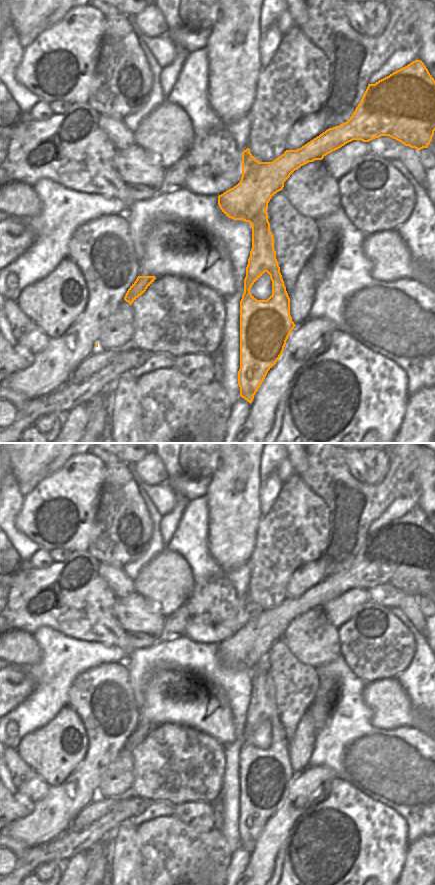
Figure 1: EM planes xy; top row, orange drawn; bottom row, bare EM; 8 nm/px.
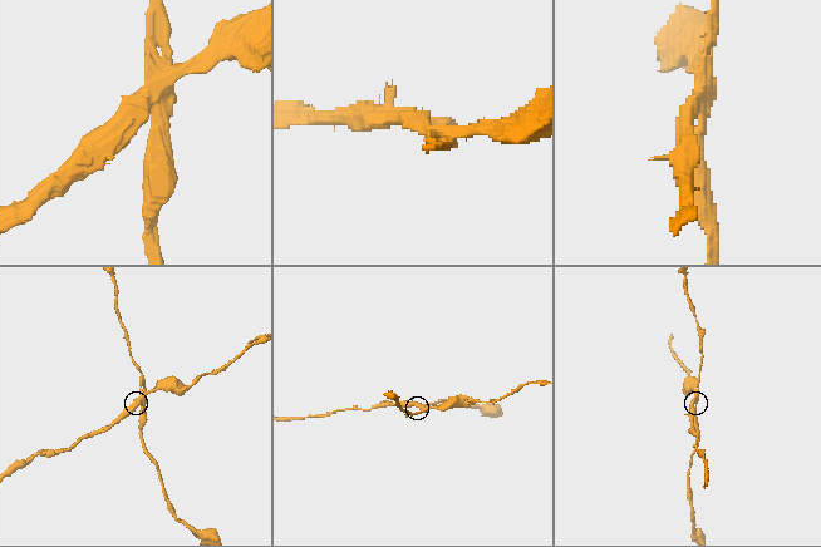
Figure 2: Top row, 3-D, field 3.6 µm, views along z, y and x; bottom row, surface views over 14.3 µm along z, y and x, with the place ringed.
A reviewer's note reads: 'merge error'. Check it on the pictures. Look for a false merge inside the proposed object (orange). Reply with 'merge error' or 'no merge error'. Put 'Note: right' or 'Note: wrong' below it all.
merge error
Note: right

